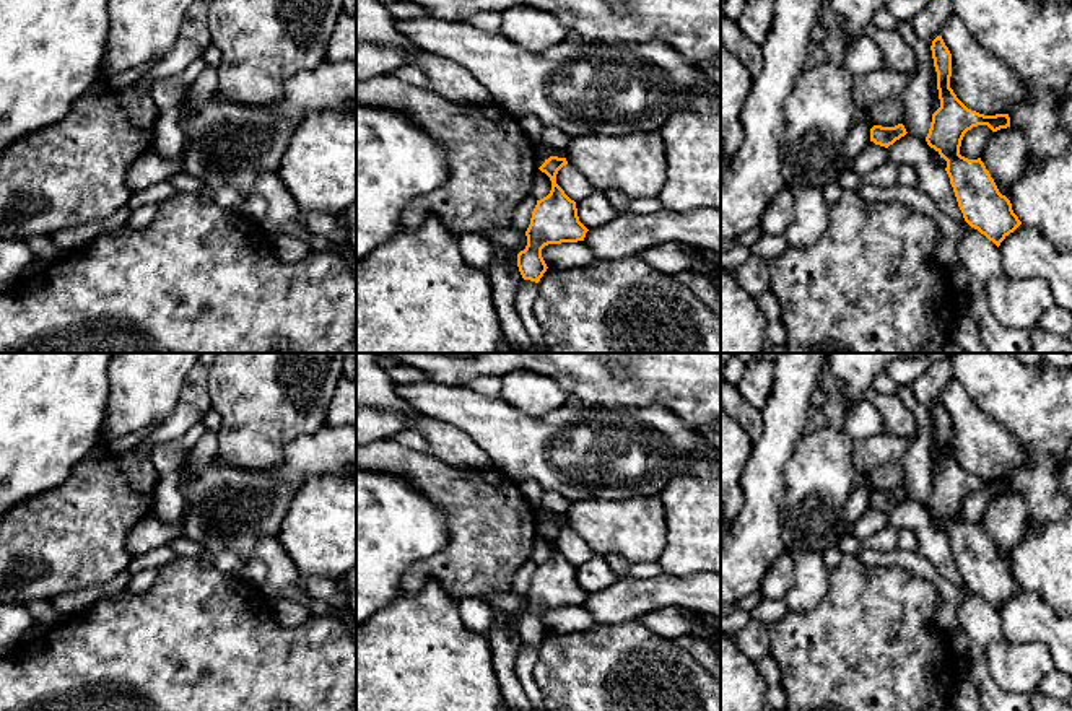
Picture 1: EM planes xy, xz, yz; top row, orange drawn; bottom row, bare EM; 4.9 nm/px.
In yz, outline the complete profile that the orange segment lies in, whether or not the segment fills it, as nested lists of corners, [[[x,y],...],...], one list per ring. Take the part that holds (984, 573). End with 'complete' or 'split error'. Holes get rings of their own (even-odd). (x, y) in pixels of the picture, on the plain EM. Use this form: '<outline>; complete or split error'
[[[942,400],[930,410],[937,436],[940,472],[932,478],[926,506],[947,526],[947,539],[965,586],[992,605],[997,612],[1022,586],[1002,560],[981,522],[960,519],[965,498],[978,490],[992,496],[1010,491],[1009,478],[984,480],[968,473],[950,452],[952,418]]]; complete

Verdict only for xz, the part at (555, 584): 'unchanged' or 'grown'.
unchanged

